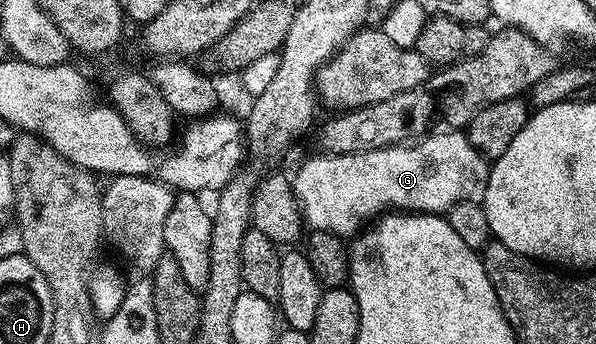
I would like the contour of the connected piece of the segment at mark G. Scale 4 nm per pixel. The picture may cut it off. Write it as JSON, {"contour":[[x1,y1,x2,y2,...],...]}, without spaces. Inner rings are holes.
{"contour":[[440,129,394,147,349,155,316,153,297,169,290,182,303,222,312,231,332,231,348,237,357,230,356,222,363,215,375,216,393,209,426,215,446,213,455,203,479,196,488,184,489,170,489,160,470,145,463,130]]}

